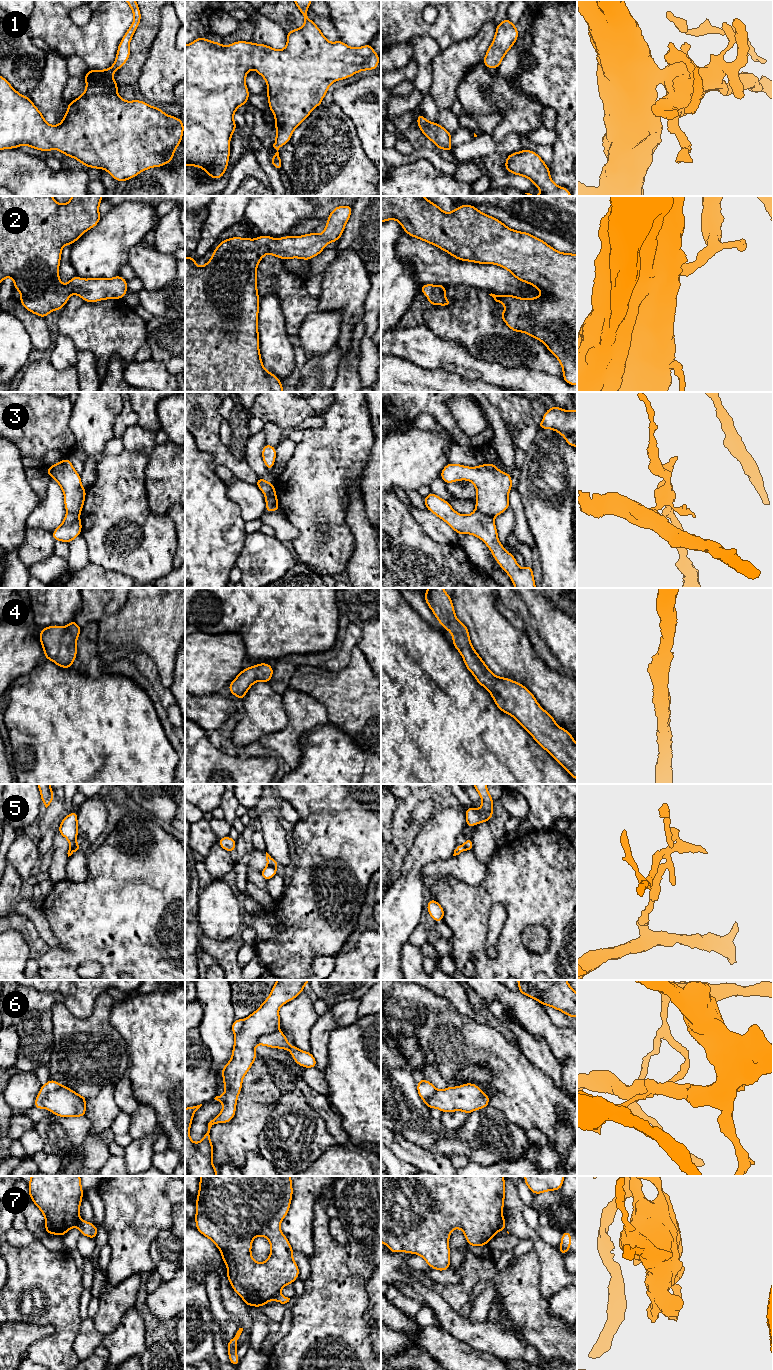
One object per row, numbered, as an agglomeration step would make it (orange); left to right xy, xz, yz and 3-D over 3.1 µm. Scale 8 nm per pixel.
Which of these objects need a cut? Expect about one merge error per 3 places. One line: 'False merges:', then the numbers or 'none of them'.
False merges: 3, 5, 6

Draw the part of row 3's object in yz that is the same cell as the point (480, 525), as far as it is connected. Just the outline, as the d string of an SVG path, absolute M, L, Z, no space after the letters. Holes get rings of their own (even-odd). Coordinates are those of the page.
M430 492L424 498L426 508L431 511L433 514L438 516L440 519L445 521L450 527L452 527L457 535L460 534L471 534L480 538L490 549L493 557L500 565L500 567L509 575L512 580L515 588L536 588L535 579L533 577L533 569L530 565L527 565L524 569L521 569L514 557L510 554L499 542L498 533L494 518L486 514L482 514L479 511L475 510L469 515L462 515L457 513L444 499L441 499L439 496Z

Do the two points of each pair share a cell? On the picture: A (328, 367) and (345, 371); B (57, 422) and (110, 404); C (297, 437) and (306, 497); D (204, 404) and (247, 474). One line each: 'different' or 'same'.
A: different
B: different
C: different
D: same

